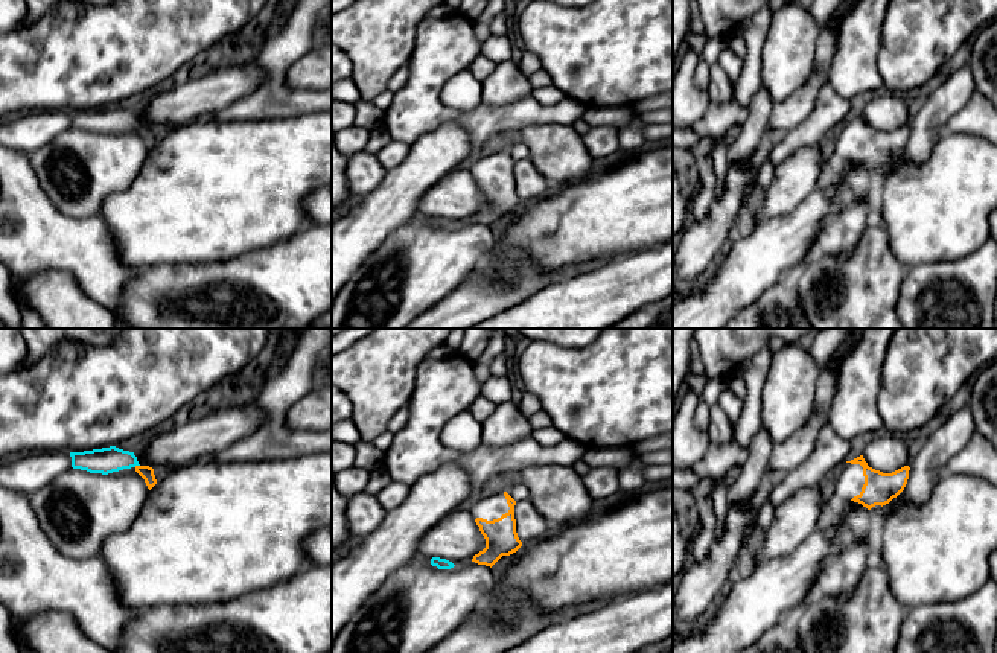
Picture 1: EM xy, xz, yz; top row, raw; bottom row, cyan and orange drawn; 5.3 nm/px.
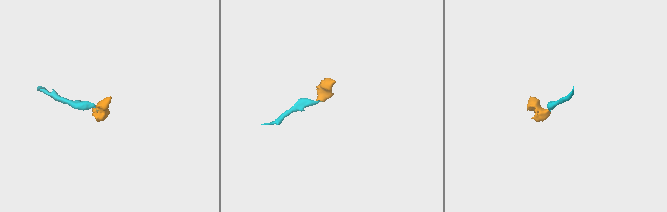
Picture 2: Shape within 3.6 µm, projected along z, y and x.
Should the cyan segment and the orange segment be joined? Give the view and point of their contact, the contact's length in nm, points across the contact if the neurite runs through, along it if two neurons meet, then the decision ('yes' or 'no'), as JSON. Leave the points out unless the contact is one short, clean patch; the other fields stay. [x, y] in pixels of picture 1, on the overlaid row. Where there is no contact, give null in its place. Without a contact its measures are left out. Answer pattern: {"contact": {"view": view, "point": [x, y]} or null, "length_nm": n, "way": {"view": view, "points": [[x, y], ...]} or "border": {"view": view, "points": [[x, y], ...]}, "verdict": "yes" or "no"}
{"contact": {"view": "xy", "point": [136, 465]}, "length_nm": 30, "way": {"view": "xy", "points": [[107, 460], [130, 460], [136, 465], [146, 472]]}, "verdict": "yes"}

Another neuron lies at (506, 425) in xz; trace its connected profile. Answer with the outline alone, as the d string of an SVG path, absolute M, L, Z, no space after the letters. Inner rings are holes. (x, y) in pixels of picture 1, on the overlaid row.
M502 402L481 422L481 443L487 448L504 448L530 438L533 428L518 403Z

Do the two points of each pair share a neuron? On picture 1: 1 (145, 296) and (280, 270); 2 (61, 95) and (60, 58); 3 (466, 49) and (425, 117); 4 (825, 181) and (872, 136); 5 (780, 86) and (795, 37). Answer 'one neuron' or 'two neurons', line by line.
1: one neuron
2: one neuron
3: one neuron
4: one neuron
5: one neuron

